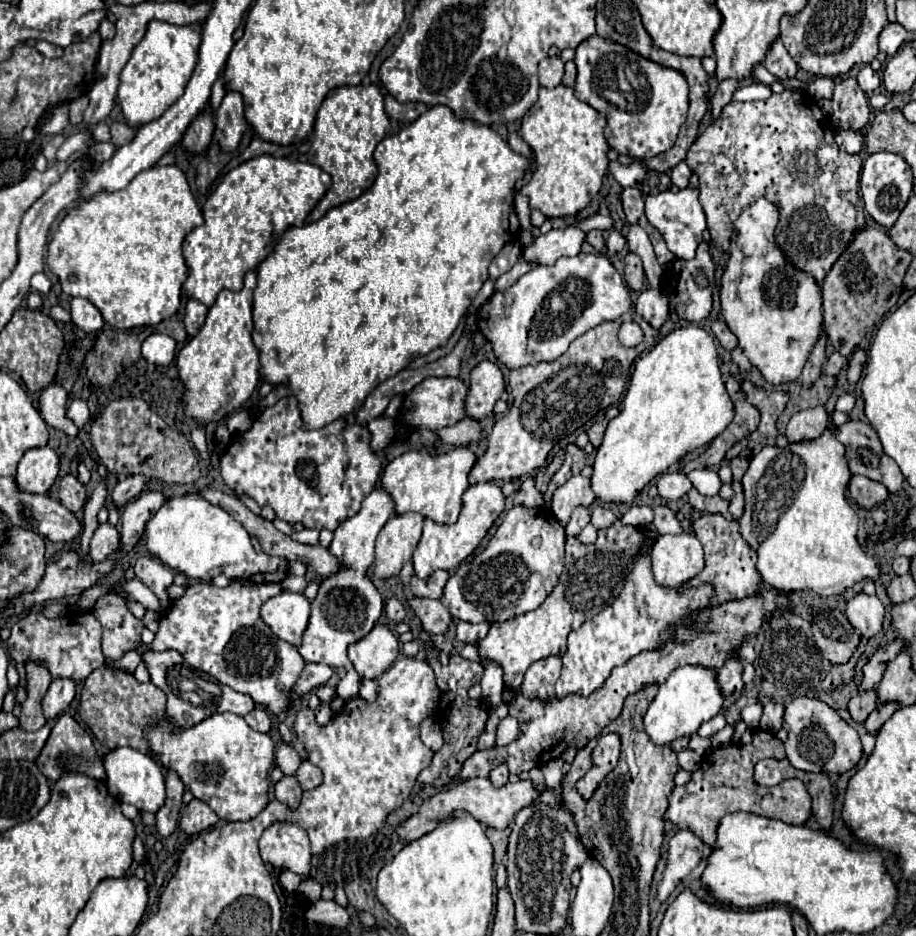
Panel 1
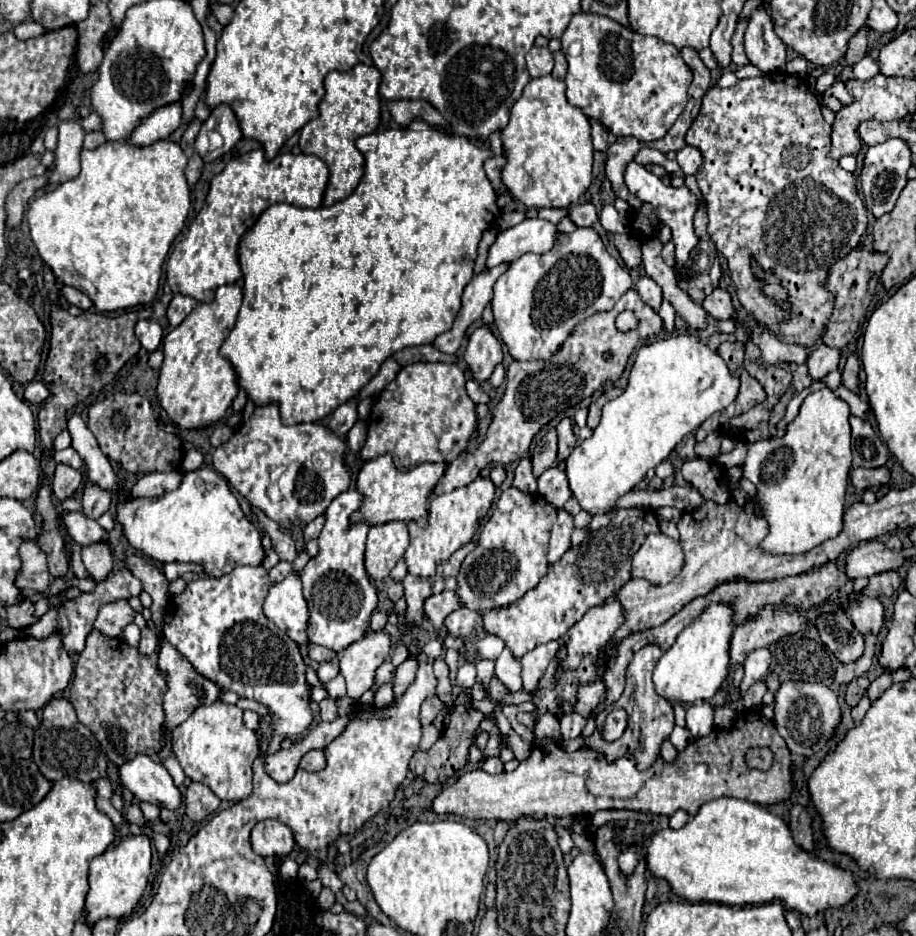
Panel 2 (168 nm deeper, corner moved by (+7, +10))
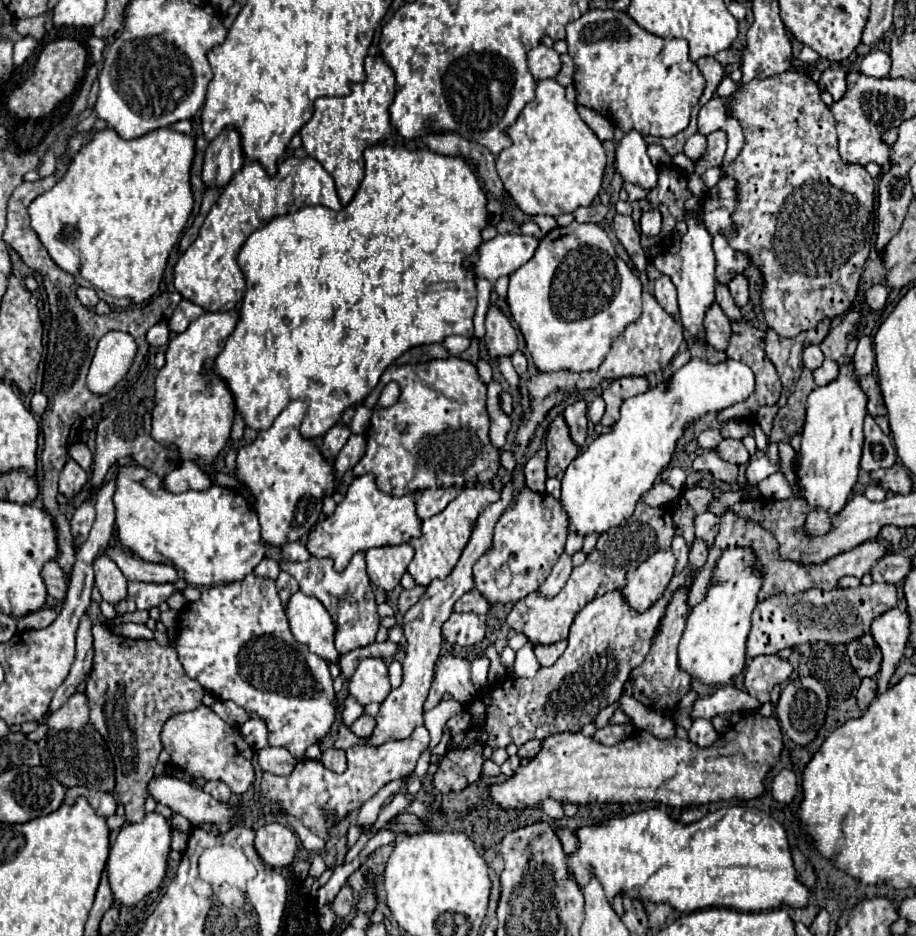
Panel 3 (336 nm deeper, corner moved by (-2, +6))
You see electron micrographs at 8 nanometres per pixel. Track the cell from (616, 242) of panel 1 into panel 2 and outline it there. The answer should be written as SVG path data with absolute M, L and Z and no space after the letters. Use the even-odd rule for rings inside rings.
M613 204L603 206L599 218L601 218L603 228L605 228L607 232L611 232L611 234L625 234L625 232L629 232L629 226L627 226L625 218L613 208Z

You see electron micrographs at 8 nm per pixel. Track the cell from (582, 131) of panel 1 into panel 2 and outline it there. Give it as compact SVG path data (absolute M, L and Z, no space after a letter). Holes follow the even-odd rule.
M553 76L533 78L511 108L511 120L501 132L501 142L507 152L501 180L523 206L567 210L587 192L593 168L591 126L587 116L567 102L565 82Z

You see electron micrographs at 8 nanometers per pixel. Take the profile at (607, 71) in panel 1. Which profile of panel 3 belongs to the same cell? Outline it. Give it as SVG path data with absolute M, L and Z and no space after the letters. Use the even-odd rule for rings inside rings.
M594 8L588 10L584 16L580 16L580 20L568 24L566 42L568 42L568 54L576 64L574 72L576 104L596 110L622 132L636 130L642 136L670 138L688 126L690 112L698 104L704 90L704 76L700 74L696 62L688 58L686 40L676 40L676 38L666 40L654 36L644 28L640 28L626 12Z

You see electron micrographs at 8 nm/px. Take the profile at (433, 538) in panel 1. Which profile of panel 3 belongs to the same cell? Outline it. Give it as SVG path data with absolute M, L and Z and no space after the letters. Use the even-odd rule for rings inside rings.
M476 484L476 486L464 488L460 492L460 496L456 496L442 512L438 512L436 516L422 522L422 536L410 540L416 554L408 566L408 572L414 576L416 584L428 586L432 580L446 578L454 570L464 546L468 544L468 540L472 536L478 516L498 498L500 498L500 492L494 490L490 484Z

